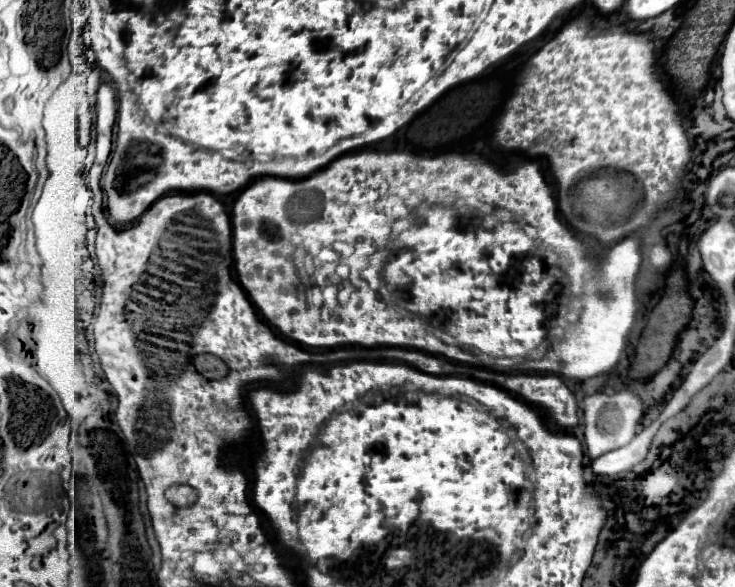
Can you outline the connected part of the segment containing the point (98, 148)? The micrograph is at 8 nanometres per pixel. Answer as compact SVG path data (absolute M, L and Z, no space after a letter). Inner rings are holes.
M101 84L97 90L97 100L95 100L93 110L94 135L95 135L95 162L89 172L88 187L94 193L94 200L99 201L99 206L94 207L93 216L97 226L107 224L103 213L103 192L100 187L100 179L105 169L111 152L113 142L113 126L115 126L115 116L117 116L117 104L115 104L115 90L109 84Z

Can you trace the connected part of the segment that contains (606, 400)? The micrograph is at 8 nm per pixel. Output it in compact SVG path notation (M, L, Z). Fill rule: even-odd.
M599 392L599 394L587 396L581 408L585 412L585 442L587 442L587 454L591 456L591 460L631 442L637 430L637 422L643 414L643 402L633 392L615 392L613 396Z

